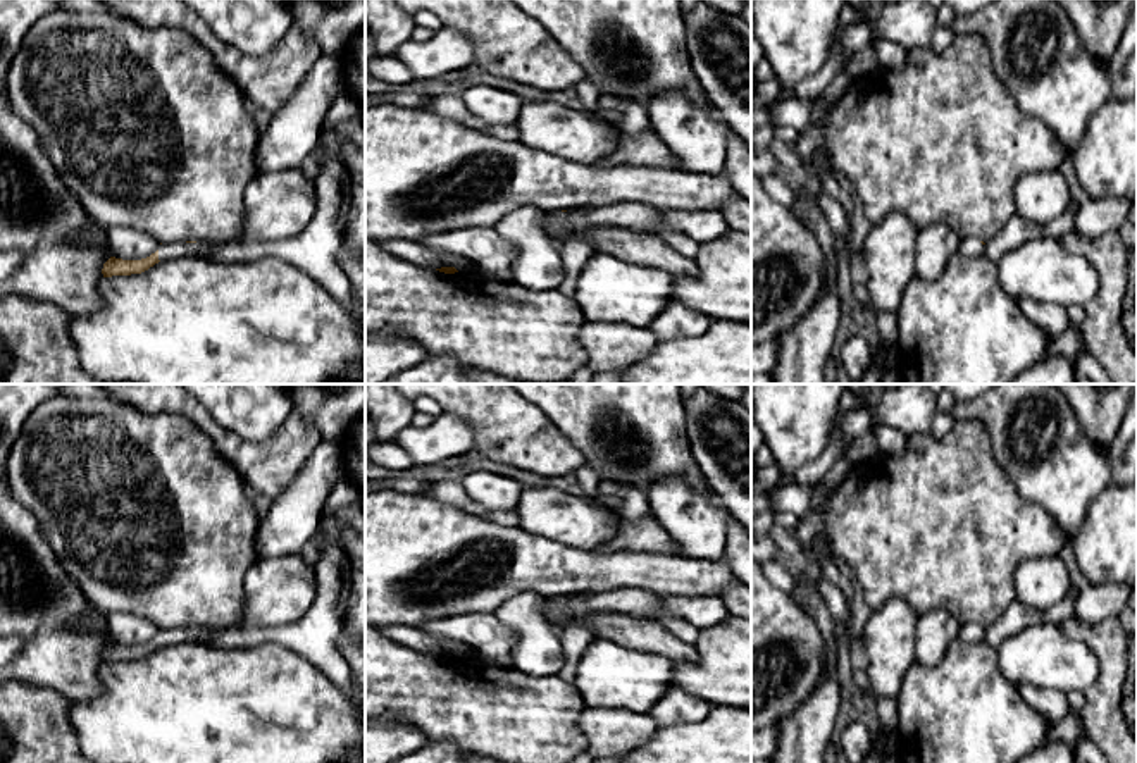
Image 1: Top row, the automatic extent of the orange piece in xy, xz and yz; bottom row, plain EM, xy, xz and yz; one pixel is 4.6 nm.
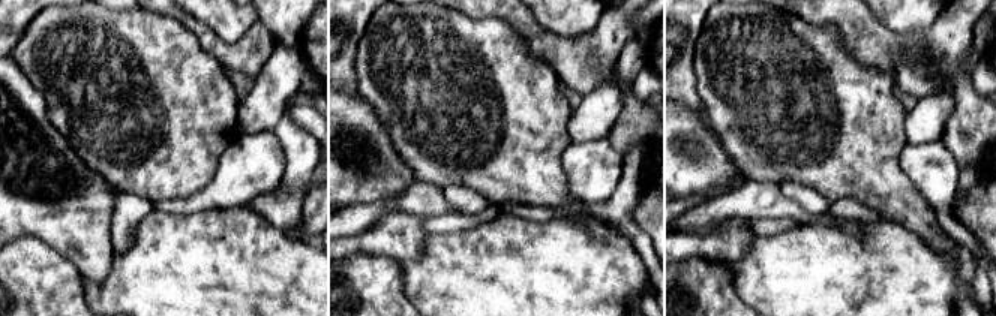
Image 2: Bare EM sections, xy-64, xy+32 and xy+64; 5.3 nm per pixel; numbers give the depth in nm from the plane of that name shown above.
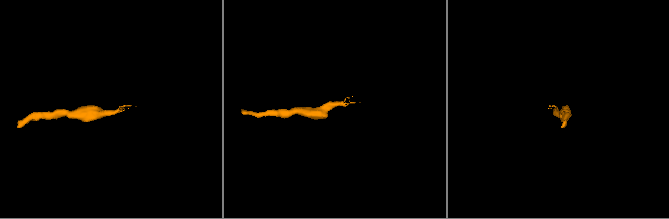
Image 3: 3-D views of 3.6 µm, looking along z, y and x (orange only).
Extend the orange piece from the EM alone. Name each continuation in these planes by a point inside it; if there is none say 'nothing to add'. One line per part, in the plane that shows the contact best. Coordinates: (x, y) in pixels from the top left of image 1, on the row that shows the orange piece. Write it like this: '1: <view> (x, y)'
1: xy (173, 250)

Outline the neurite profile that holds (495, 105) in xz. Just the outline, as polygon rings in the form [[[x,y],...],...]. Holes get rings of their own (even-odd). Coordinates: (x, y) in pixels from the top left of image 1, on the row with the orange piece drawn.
[[[488,84],[465,90],[462,98],[467,109],[489,126],[512,126],[525,102],[519,95]]]

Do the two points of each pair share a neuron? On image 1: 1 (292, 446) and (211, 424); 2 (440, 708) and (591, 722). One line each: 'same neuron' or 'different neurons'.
1: same neuron
2: different neurons

